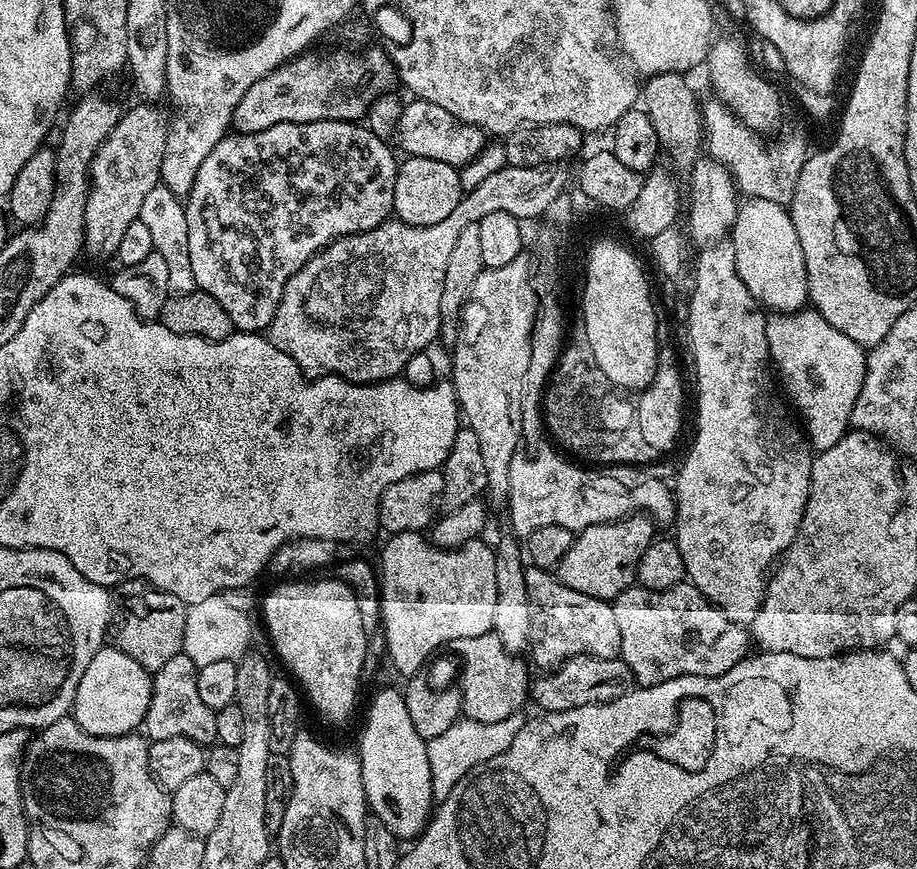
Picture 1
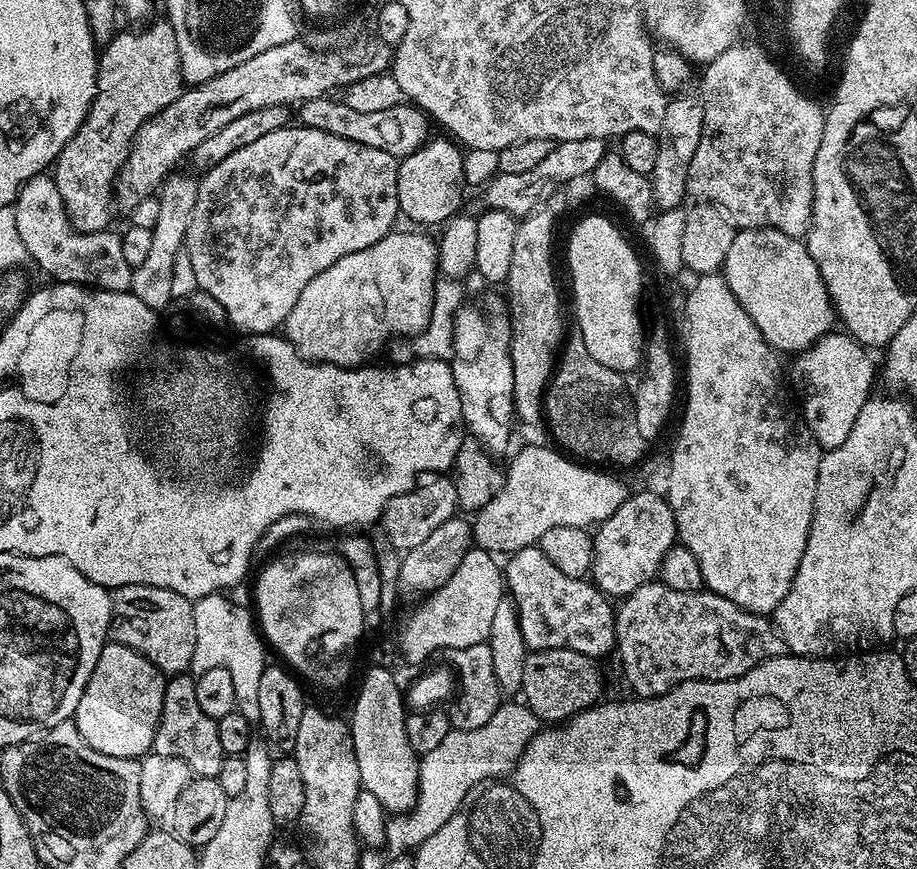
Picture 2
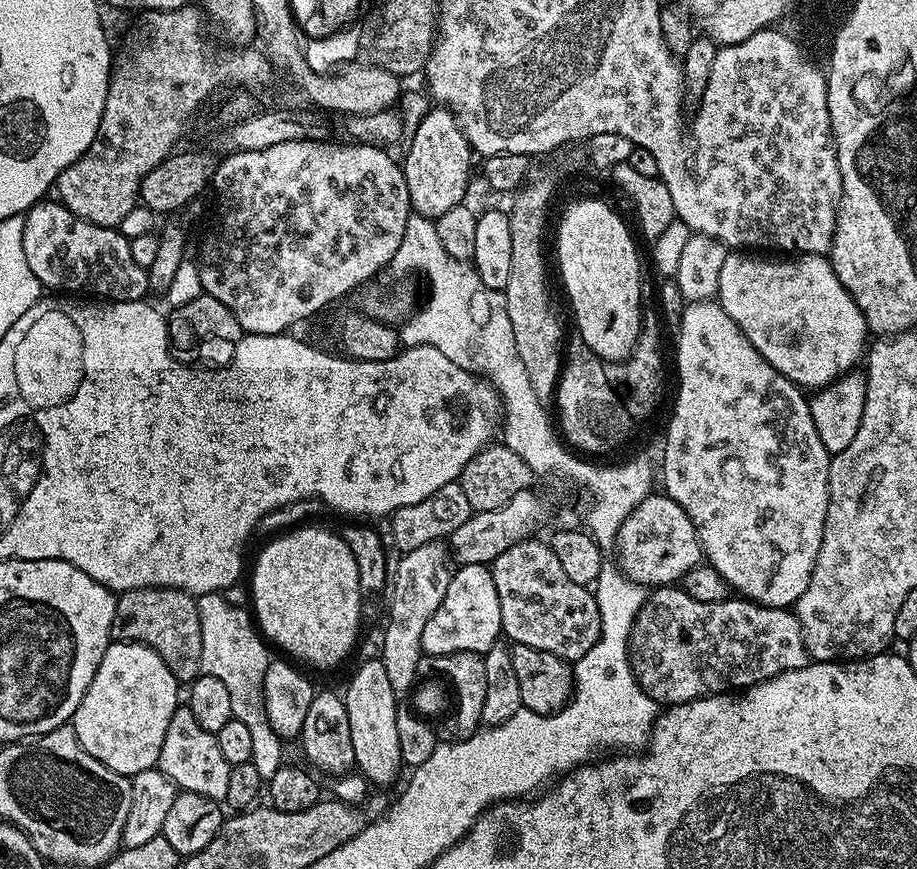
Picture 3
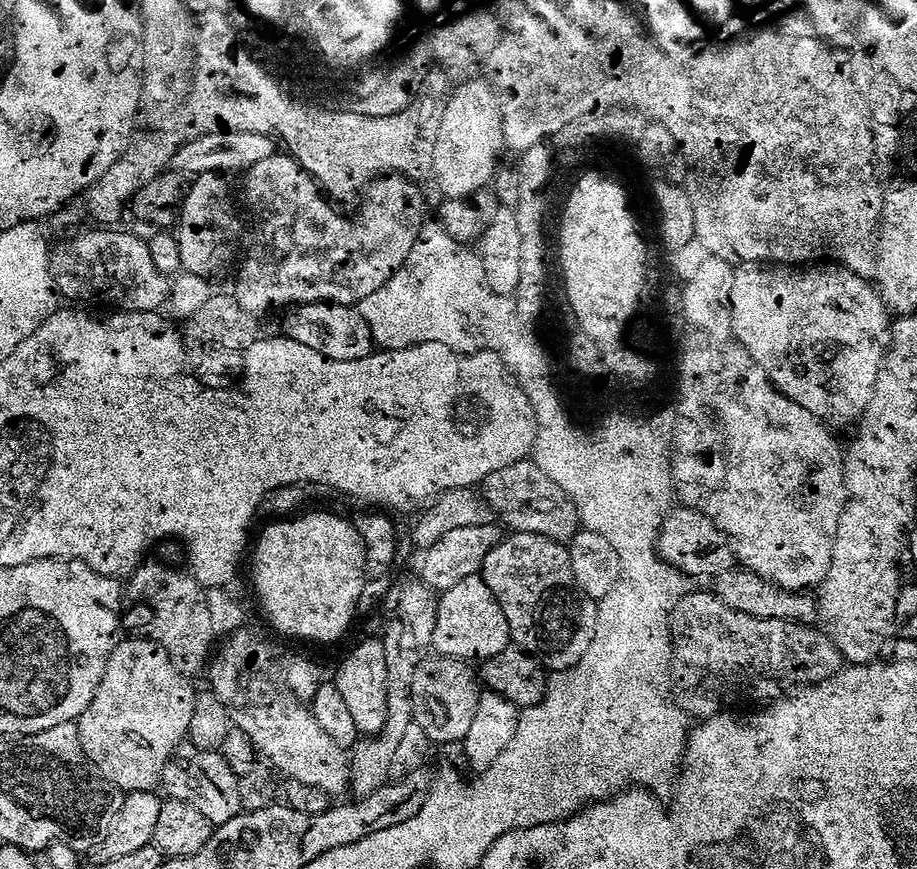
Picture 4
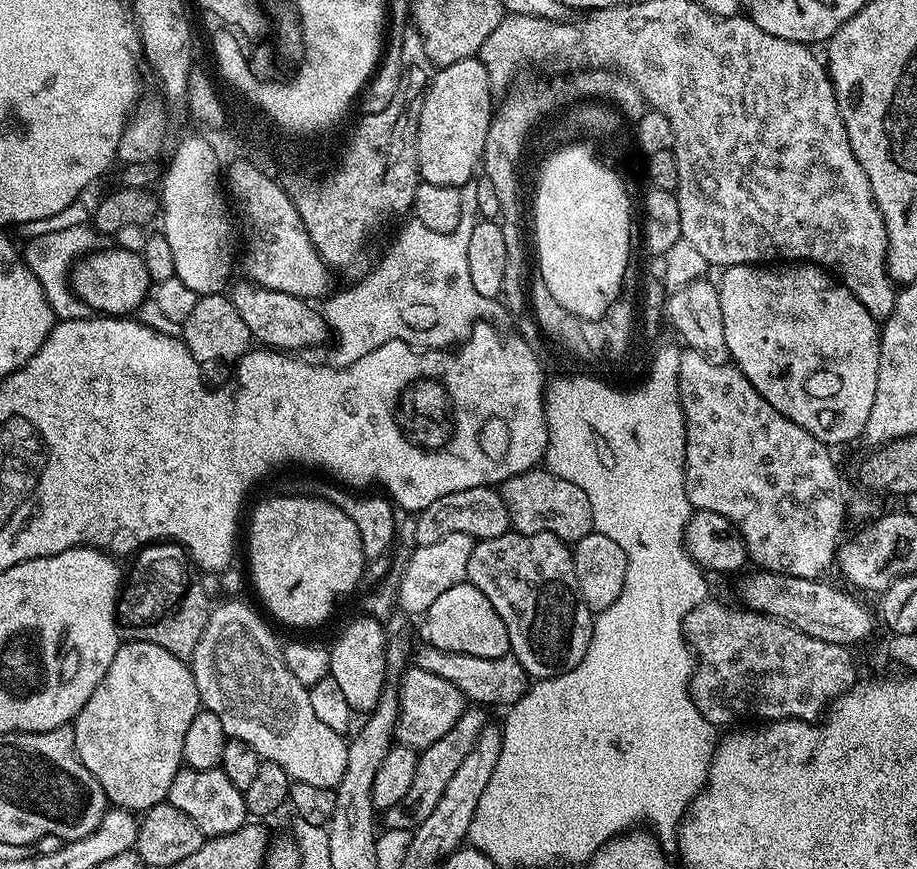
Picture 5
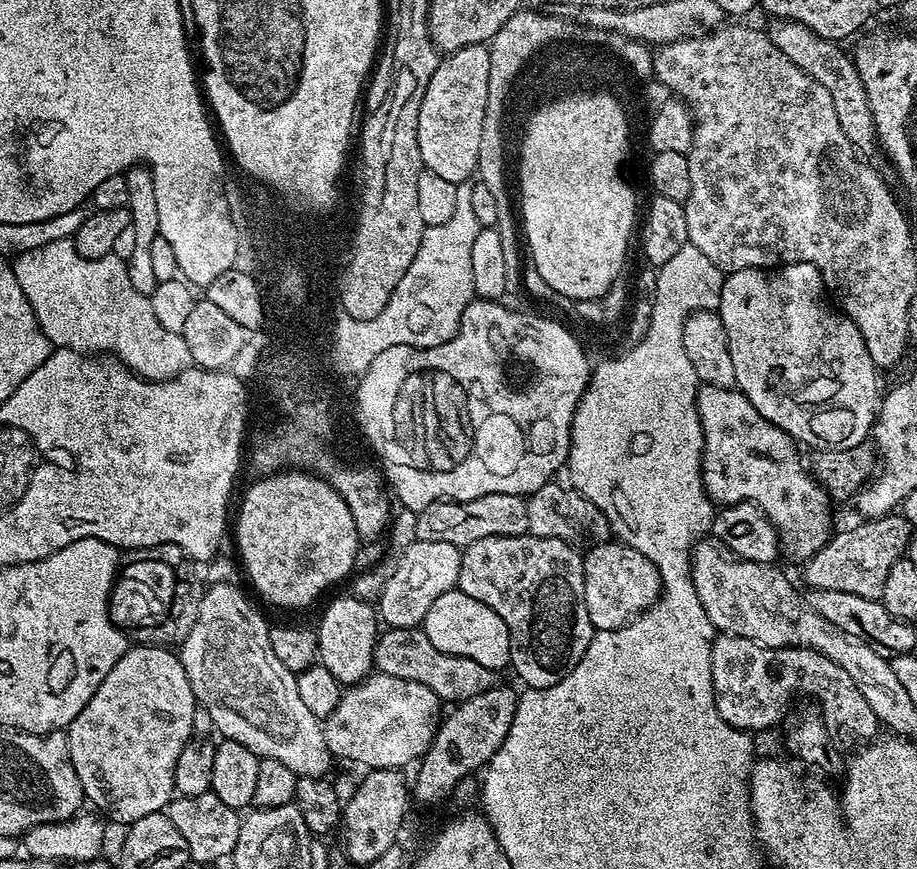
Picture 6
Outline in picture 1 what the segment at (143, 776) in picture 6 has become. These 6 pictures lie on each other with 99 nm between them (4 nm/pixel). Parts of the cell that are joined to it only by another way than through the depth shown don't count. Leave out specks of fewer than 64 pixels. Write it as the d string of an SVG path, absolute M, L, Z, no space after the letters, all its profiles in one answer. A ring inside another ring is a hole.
M105 646L90 658L90 666L82 673L82 682L78 682L78 690L74 694L74 702L70 713L71 719L78 722L78 726L86 734L95 736L127 736L135 733L141 727L146 718L146 710L150 706L150 694L152 693L153 673L147 672L130 654L122 654L122 650L111 646Z

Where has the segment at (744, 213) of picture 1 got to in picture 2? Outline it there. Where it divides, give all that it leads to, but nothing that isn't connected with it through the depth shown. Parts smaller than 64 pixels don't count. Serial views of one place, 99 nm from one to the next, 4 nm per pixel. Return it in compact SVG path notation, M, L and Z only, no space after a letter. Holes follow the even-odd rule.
M745 228L737 231L734 242L730 242L730 250L724 259L722 269L724 281L730 290L742 302L742 310L754 318L754 326L762 330L762 338L777 353L805 352L815 340L820 340L833 331L838 317L833 309L832 300L828 296L826 286L822 282L822 274L808 252L808 245L803 239L782 234L777 228Z

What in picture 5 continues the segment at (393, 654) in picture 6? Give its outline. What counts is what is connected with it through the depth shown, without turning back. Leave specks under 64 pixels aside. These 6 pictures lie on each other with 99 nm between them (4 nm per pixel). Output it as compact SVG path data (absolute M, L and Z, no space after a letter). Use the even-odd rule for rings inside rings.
M427 642L421 643L420 649L415 649L415 667L430 670L430 674L438 674L438 678L446 678L446 682L454 682L458 690L464 695L465 701L476 706L488 704L504 704L511 706L527 694L530 687L528 672L518 662L515 656L509 654L498 658L474 658L474 654L454 654L443 652Z

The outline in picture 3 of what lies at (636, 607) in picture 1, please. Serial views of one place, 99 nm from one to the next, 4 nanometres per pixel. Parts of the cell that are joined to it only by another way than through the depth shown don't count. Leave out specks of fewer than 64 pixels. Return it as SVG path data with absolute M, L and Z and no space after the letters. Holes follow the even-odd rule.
M660 586L640 609L630 637L630 659L636 680L657 705L689 704L703 696L719 696L733 690L747 690L780 672L798 670L810 663L804 644L804 631L795 611L786 608L767 608L743 598L722 602L698 602L690 598L683 587Z

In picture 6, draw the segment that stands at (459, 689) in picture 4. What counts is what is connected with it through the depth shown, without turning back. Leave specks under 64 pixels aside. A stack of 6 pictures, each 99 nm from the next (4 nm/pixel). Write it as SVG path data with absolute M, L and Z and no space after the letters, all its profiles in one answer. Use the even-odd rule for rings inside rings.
M373 671L341 691L338 706L322 724L326 746L337 761L353 760L368 770L407 769L407 764L415 765L431 746L442 719L440 707L441 698L430 686Z

